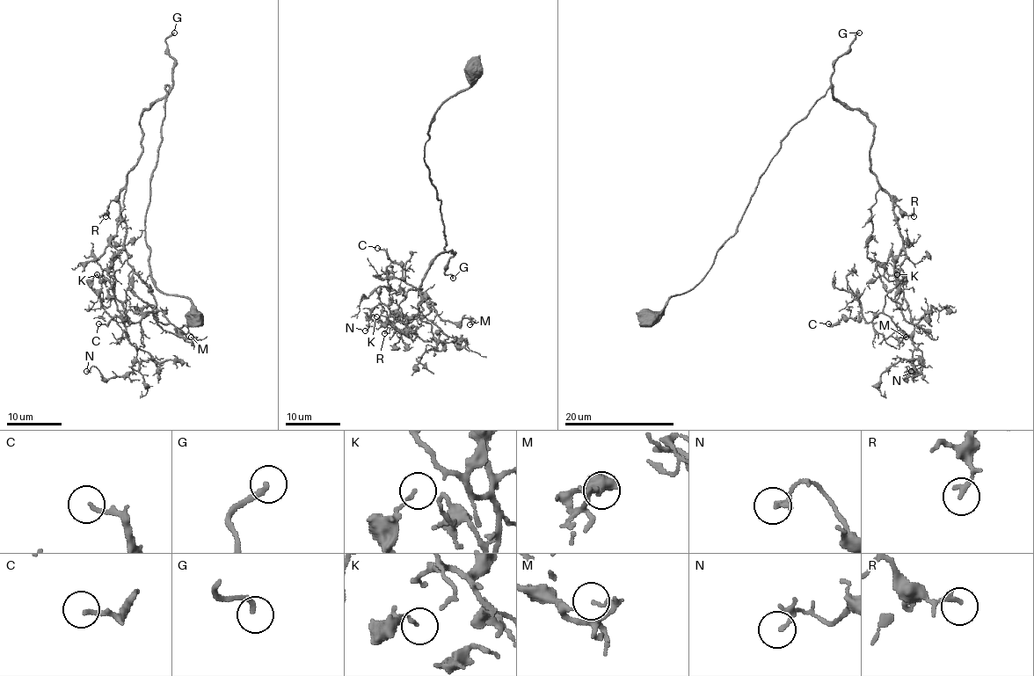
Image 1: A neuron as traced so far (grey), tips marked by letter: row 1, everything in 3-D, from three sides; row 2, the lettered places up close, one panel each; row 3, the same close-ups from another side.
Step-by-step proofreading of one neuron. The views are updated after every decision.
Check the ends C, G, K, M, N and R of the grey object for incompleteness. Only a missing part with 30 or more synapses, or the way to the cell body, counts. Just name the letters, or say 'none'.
G

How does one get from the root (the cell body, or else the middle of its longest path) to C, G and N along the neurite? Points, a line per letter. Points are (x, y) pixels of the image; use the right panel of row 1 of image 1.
C: (649, 318), (705, 275), (782, 138), (832, 86), (874, 127), (870, 170), (906, 258), (872, 321), (828, 323)
G: (649, 318), (709, 270), (782, 138), (833, 86), (833, 65), (859, 32)
N: (649, 318), (705, 275), (782, 138), (832, 86), (874, 127), (870, 170), (903, 241), (911, 371)

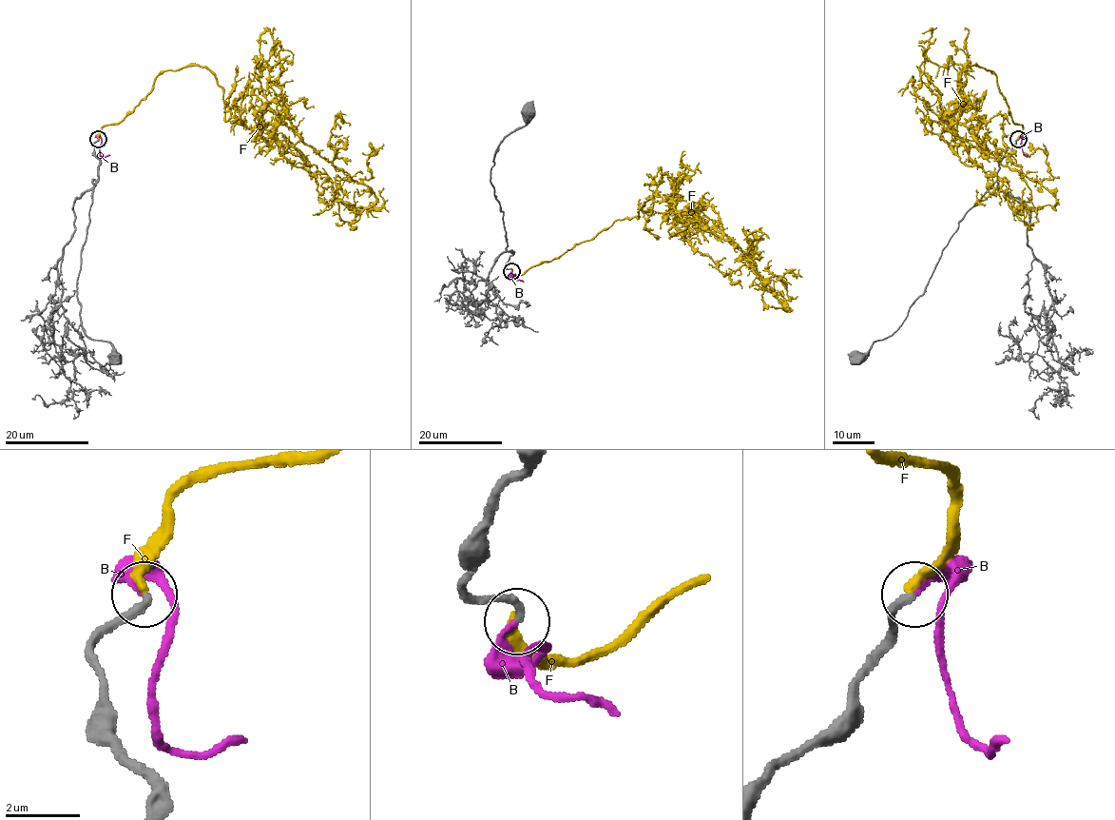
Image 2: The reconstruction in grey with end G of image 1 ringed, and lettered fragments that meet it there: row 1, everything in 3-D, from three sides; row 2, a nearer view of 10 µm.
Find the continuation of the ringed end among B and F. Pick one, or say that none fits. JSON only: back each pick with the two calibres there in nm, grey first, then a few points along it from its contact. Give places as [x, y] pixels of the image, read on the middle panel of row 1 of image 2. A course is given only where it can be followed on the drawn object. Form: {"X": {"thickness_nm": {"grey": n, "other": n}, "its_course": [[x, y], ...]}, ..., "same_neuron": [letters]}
{"B": {"thickness_nm": {"grey": 240, "other": 200}, "its_course": [[511, 271], [510, 275], [523, 282]]}, "same_neuron": ["B"]}

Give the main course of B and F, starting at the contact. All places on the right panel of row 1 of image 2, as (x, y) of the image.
B: (1018, 139), (1023, 137), (1023, 154), (1026, 157), (1028, 155)
F: (1017, 138), (996, 76), (968, 66), (948, 129), (969, 126), (1003, 165), (1053, 178), (1043, 150), (1025, 152)

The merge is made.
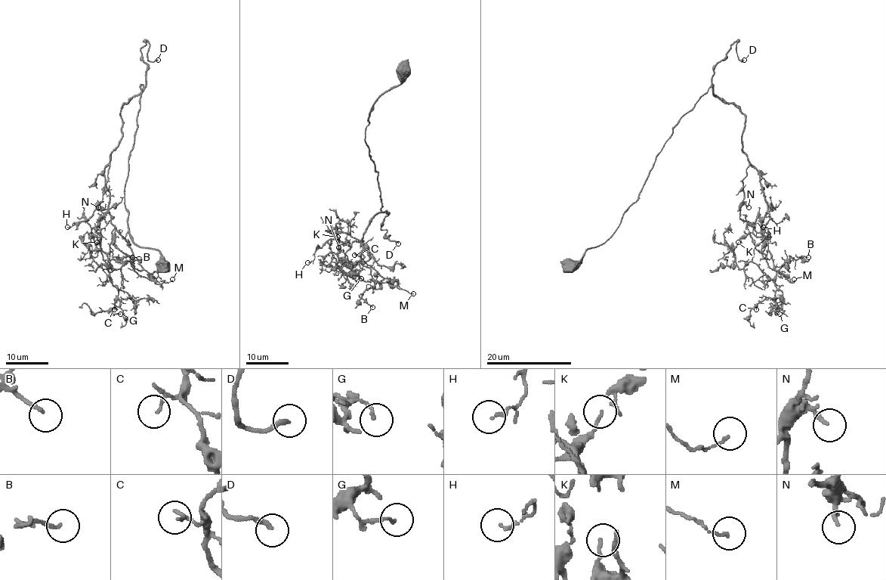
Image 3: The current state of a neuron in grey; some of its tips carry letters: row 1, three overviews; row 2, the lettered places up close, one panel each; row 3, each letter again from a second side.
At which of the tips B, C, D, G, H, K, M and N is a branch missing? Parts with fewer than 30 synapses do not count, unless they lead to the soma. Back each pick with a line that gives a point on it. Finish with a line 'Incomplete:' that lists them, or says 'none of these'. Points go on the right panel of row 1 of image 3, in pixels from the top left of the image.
D: Place: (744, 60)
Incomplete: D

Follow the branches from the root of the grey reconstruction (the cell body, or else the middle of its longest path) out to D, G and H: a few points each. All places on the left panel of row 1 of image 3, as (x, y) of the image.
D: (161, 265), (158, 250), (133, 241), (125, 205), (146, 83), (145, 41), (146, 58), (158, 60)
G: (161, 265), (133, 241), (125, 205), (141, 85), (120, 112), (99, 223), (120, 314)
H: (161, 265), (158, 250), (133, 241), (125, 205), (141, 85), (120, 112), (122, 138), (101, 203), (67, 227)

